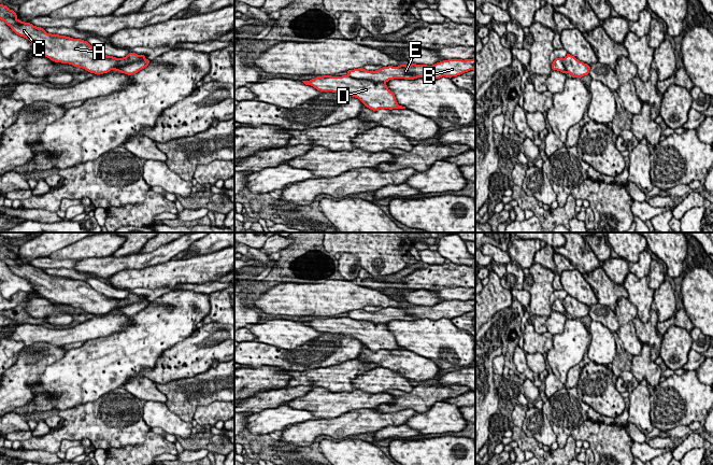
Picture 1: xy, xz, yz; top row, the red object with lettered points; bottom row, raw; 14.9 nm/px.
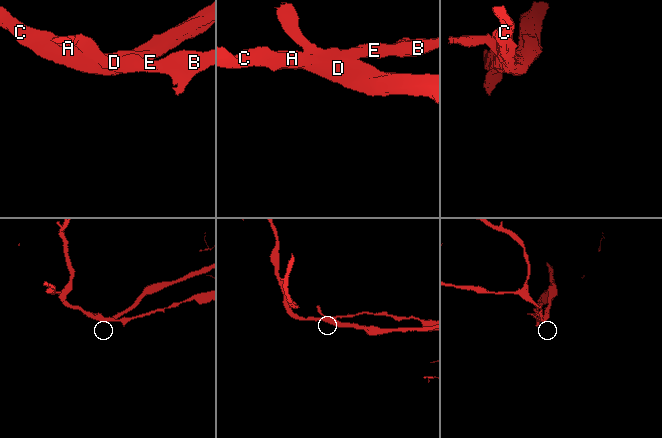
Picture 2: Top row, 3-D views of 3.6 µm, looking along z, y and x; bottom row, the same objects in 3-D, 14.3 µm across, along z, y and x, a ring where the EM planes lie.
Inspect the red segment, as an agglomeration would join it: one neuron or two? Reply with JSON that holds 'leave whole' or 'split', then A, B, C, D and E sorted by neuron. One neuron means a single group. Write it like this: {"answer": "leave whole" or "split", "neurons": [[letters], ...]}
{"answer": "leave whole", "neurons": [["A", "B", "C", "D", "E"]]}

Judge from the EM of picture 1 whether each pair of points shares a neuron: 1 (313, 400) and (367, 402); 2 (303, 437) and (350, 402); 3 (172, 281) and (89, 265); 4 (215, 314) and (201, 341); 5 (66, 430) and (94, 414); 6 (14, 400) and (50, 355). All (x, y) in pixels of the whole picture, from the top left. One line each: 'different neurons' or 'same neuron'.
1: same neuron
2: different neurons
3: different neurons
4: different neurons
5: same neuron
6: same neuron

